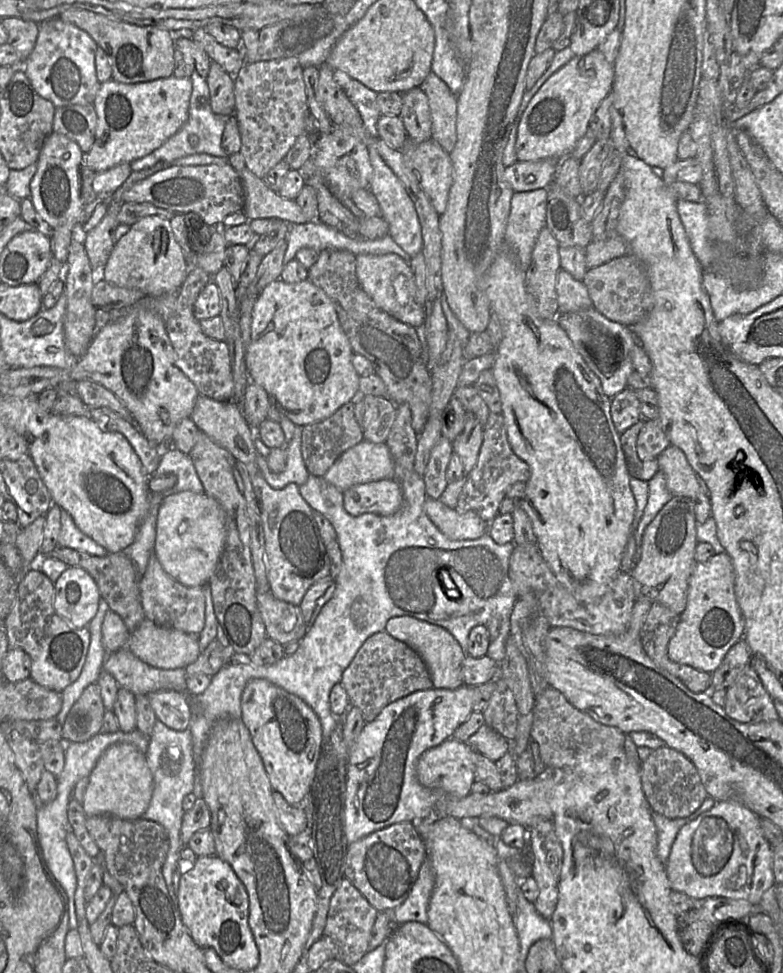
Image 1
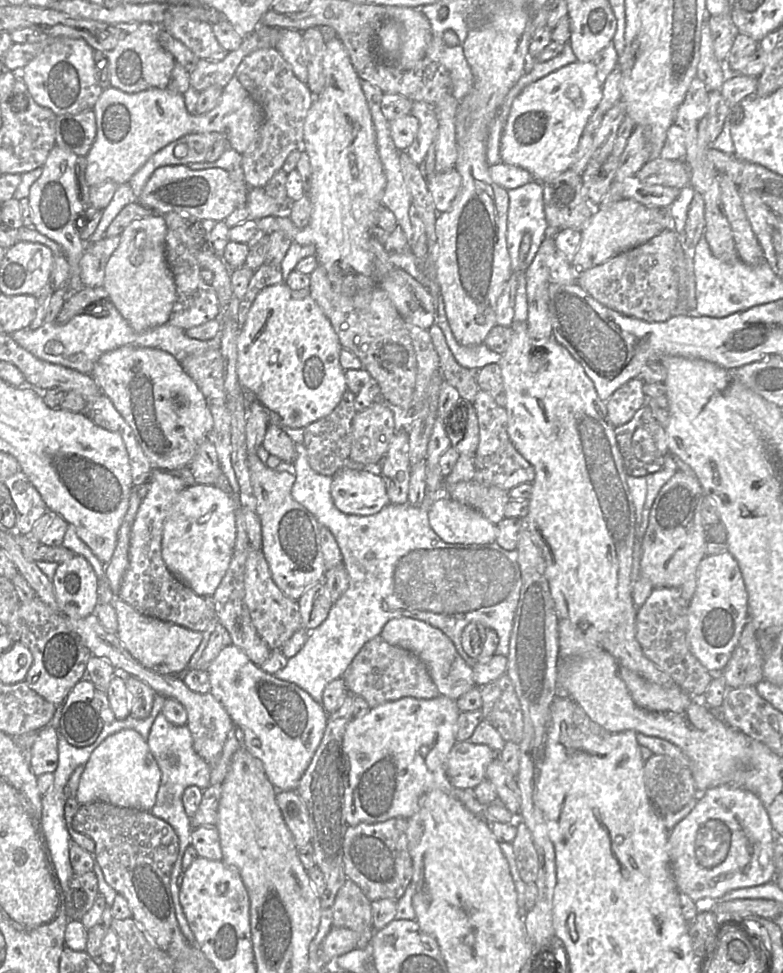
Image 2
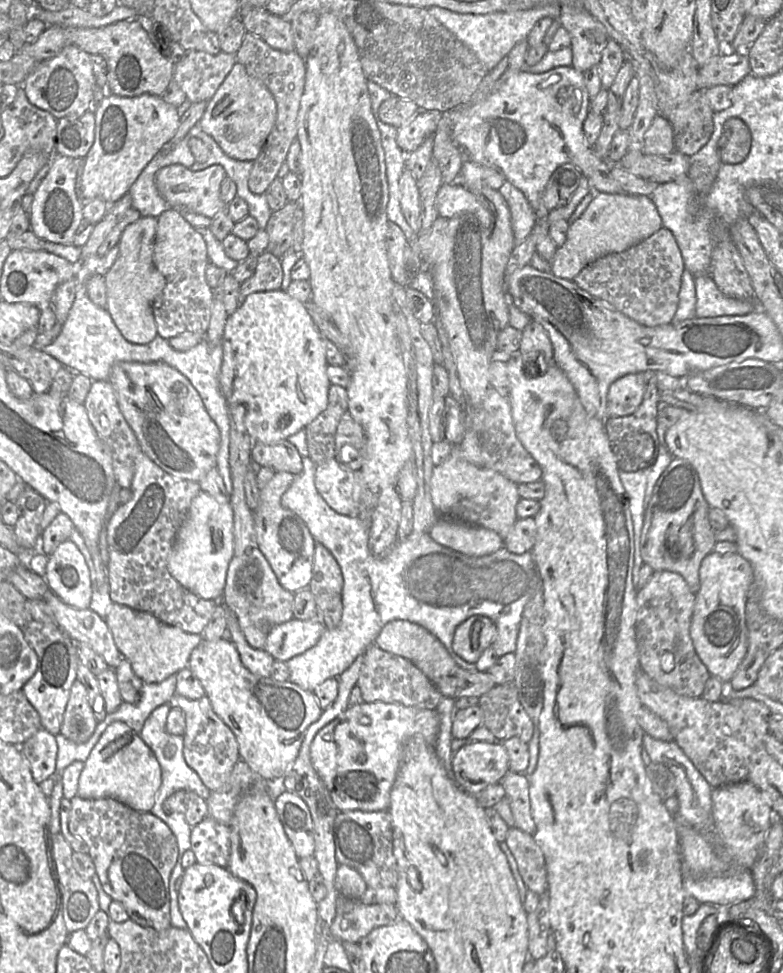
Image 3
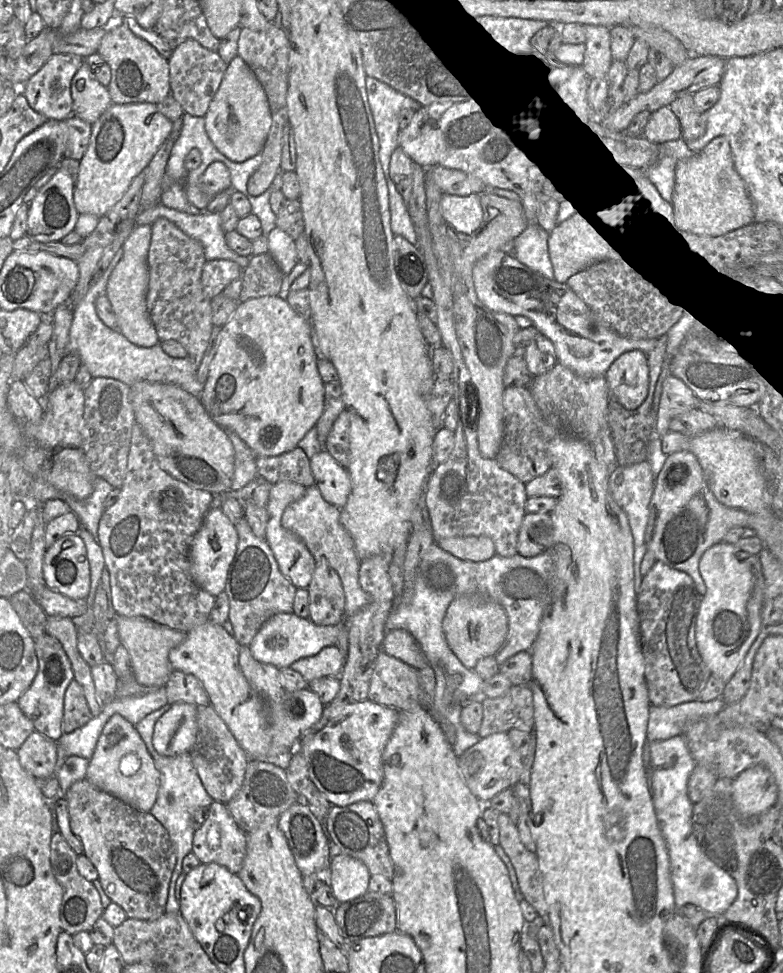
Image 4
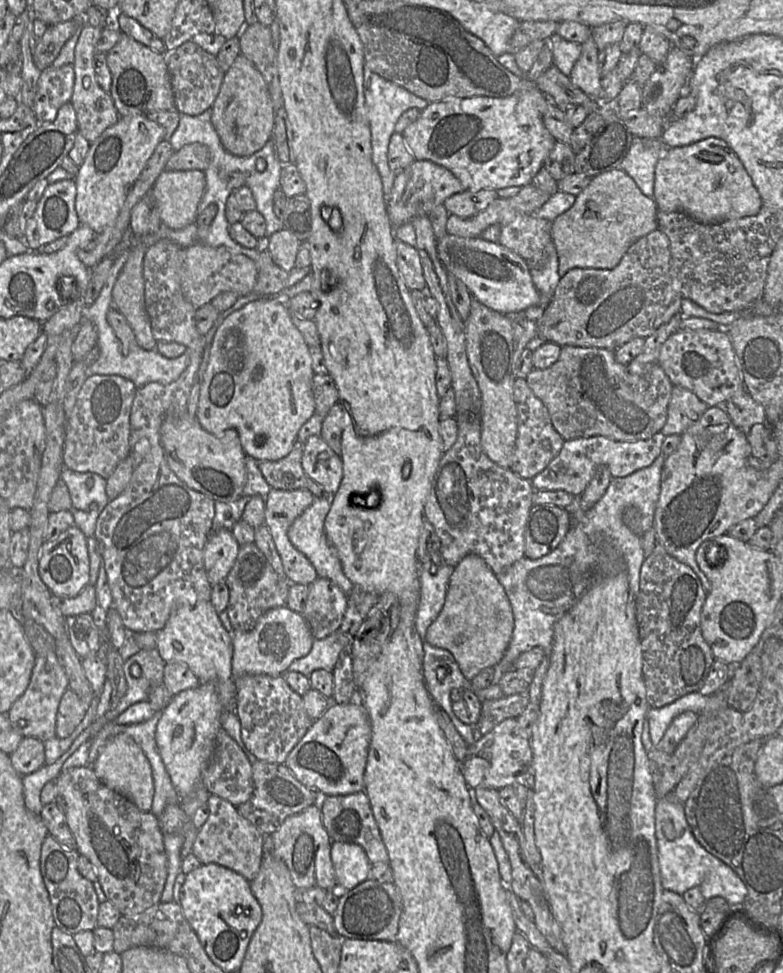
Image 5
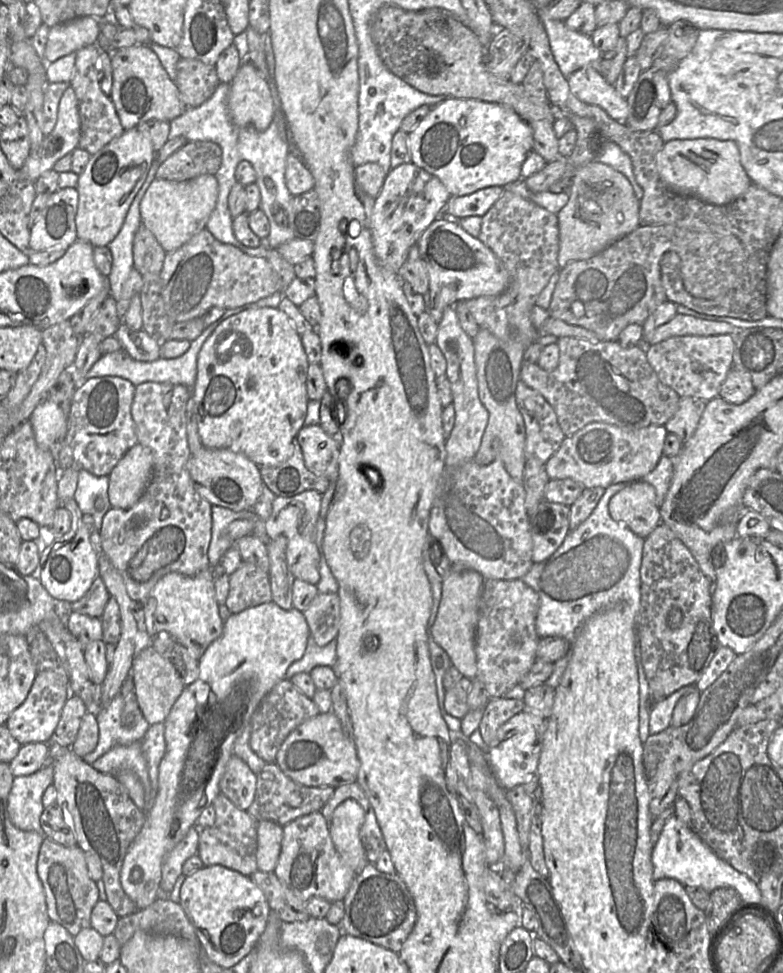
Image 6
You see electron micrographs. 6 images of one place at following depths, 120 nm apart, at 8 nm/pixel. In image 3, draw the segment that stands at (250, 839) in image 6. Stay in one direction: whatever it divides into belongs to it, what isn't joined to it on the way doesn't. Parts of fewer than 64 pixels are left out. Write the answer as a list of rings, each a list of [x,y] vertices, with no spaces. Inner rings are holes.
[[[207,816],[191,829],[191,850],[196,862],[228,867],[230,828]]]

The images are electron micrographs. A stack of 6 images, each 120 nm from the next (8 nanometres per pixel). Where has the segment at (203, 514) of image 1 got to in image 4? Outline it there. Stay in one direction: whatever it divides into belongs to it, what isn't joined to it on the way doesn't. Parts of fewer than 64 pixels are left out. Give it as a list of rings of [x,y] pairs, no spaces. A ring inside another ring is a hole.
[[[213,505],[192,541],[190,549],[190,575],[201,589],[216,597],[225,591],[231,563],[236,554],[238,533],[219,506]]]

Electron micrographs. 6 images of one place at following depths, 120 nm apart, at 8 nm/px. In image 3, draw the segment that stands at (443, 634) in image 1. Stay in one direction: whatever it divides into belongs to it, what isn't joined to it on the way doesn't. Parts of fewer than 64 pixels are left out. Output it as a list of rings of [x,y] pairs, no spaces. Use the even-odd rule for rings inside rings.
[[[407,620],[388,622],[375,640],[382,650],[411,661],[436,686],[443,697],[457,699],[463,696],[480,697],[496,684],[487,672],[470,672],[458,666],[441,641],[424,627]]]

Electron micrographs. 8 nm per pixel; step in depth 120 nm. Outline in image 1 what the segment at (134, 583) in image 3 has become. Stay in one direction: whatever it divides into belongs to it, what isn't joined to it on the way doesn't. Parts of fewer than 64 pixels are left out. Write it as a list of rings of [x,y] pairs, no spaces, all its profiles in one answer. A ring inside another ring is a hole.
[[[153,553],[139,581],[145,618],[157,625],[199,635],[205,626],[205,596],[202,587],[186,587],[169,576]]]

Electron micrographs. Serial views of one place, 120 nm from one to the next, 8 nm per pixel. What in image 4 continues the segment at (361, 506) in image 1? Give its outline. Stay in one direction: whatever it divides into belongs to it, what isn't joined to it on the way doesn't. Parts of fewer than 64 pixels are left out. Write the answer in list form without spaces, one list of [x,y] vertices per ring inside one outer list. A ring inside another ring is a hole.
[[[324,448],[309,461],[315,484],[325,501],[342,509],[351,492],[347,470]]]

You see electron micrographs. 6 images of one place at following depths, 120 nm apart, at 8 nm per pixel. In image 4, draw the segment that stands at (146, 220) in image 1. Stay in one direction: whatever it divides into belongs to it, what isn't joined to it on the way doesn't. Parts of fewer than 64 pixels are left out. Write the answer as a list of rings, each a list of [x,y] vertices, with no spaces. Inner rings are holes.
[[[152,225],[136,226],[124,242],[124,254],[112,272],[106,287],[117,317],[118,330],[131,343],[139,347],[150,348],[160,343],[155,326],[147,309],[148,290],[148,252],[152,237]]]

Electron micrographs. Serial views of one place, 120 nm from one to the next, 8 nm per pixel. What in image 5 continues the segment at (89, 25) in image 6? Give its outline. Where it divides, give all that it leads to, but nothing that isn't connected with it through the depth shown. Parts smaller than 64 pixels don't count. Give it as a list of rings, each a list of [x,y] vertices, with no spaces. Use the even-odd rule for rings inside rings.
[[[76,20],[48,26],[43,36],[36,40],[33,55],[34,63],[40,71],[52,65],[63,45],[72,37],[77,29],[79,29],[79,23]]]

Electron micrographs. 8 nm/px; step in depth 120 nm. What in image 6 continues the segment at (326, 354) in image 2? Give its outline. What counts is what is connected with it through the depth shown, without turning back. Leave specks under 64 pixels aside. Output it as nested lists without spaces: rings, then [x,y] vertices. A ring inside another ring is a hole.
[[[278,307],[247,309],[226,318],[204,342],[197,357],[191,408],[202,445],[242,453],[258,466],[276,467],[287,461],[307,416],[308,367],[301,336]]]

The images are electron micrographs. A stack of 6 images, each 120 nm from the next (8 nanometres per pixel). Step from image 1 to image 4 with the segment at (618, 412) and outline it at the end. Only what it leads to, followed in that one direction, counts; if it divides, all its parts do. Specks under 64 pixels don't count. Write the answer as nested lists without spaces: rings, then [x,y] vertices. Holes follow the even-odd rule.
[[[631,350],[618,357],[605,374],[612,401],[634,411],[649,393],[648,356],[641,350]]]

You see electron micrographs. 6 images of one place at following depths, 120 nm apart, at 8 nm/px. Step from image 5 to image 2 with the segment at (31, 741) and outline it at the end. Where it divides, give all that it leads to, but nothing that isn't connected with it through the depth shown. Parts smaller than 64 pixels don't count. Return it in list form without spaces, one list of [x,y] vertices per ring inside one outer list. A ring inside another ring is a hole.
[[[49,724],[39,731],[29,754],[29,764],[38,777],[45,773],[54,773],[58,759],[58,730]]]

